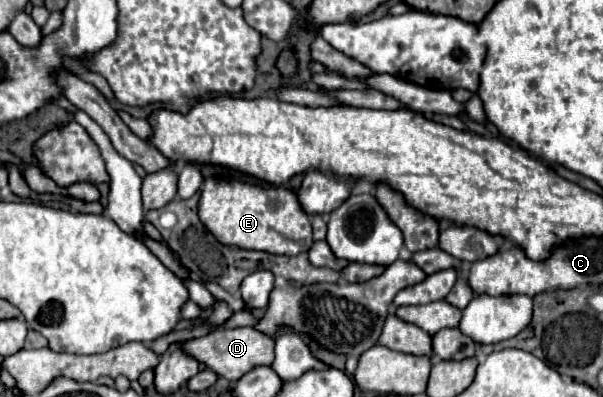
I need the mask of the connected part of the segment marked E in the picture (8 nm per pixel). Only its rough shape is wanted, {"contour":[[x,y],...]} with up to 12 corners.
{"contour":[[205,180],[199,220],[269,254],[313,244],[293,190]]}

